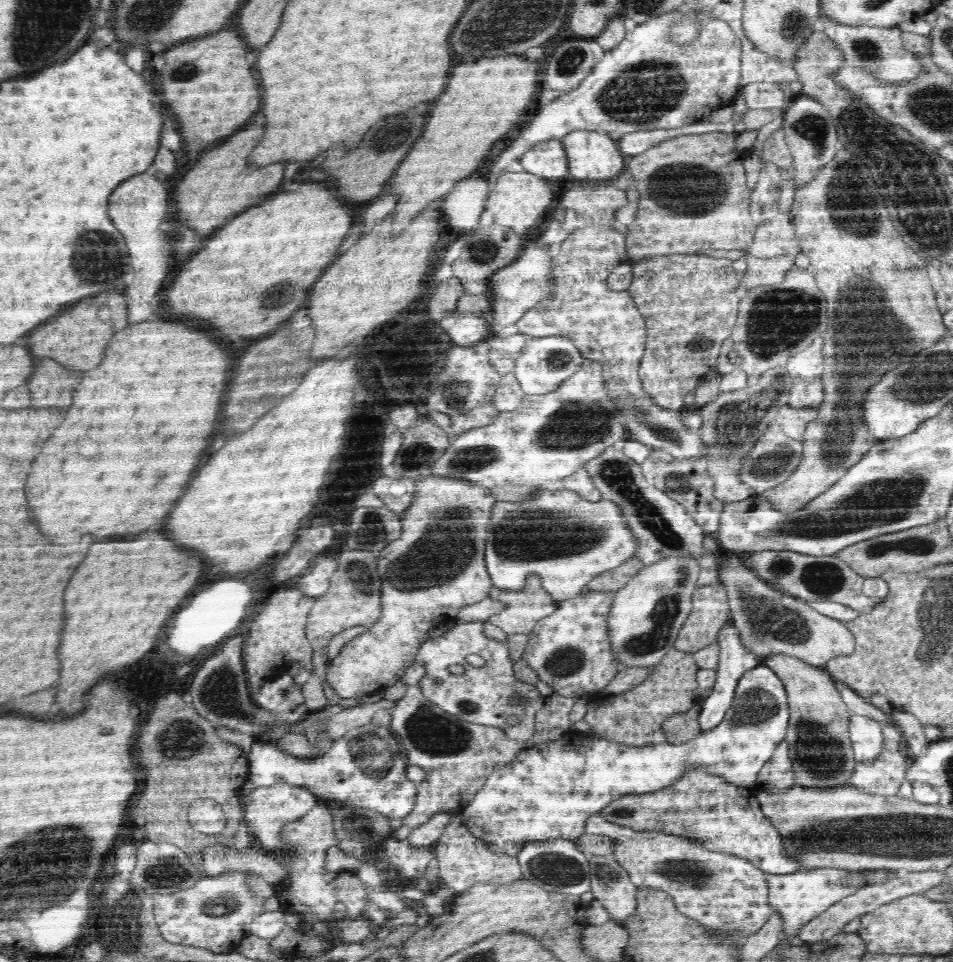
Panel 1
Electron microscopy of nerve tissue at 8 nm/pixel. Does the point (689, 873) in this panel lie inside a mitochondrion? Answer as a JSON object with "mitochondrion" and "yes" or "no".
{"mitochondrion":"yes"}

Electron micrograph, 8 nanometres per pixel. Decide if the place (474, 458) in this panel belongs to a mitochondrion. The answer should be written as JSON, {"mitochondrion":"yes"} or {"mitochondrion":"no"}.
{"mitochondrion":"yes"}

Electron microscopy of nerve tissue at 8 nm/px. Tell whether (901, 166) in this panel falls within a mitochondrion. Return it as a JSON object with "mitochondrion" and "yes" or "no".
{"mitochondrion":"yes"}

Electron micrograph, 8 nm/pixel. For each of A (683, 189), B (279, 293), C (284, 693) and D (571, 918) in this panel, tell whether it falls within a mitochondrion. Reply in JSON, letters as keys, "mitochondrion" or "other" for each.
{"A":"mitochondrion","B":"mitochondrion","C":"mitochondrion","D":"other"}

